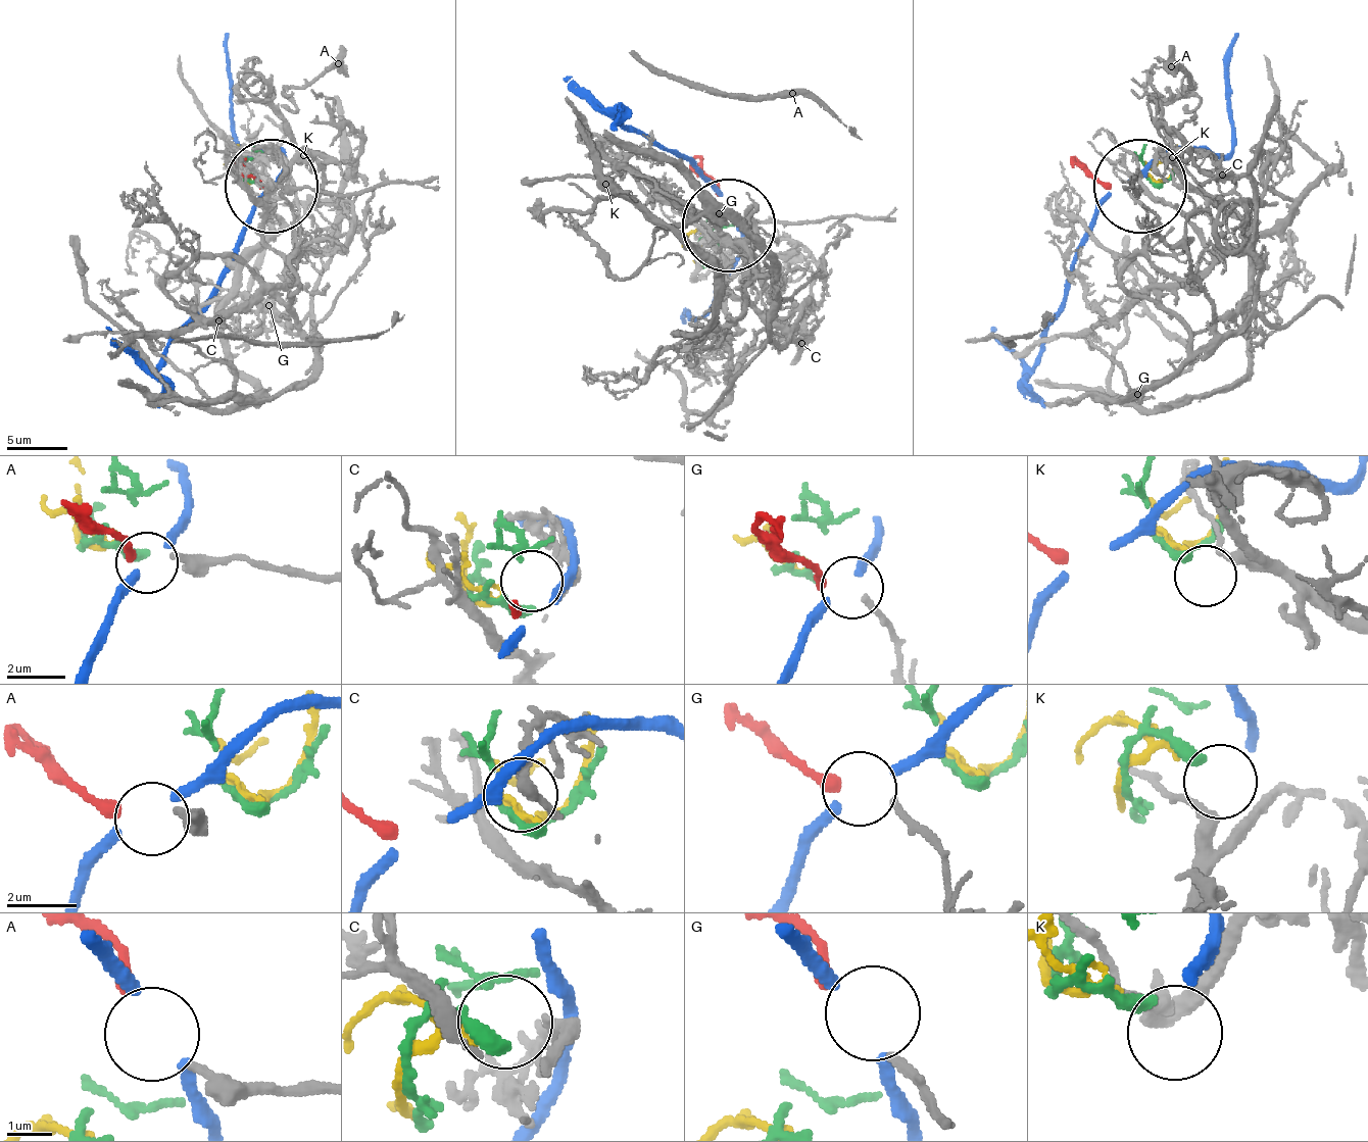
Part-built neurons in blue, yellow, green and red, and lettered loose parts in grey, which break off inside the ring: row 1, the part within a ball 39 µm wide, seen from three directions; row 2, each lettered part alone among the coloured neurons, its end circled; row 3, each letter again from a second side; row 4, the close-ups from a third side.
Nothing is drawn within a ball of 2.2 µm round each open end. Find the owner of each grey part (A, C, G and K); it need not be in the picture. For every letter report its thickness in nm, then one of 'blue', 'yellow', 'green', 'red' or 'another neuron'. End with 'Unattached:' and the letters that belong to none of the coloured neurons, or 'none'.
A: 280 nm | another neuron
C: 220 nm | yellow
G: 220 nm | red
K: 360 nm | green
Unattached: A

